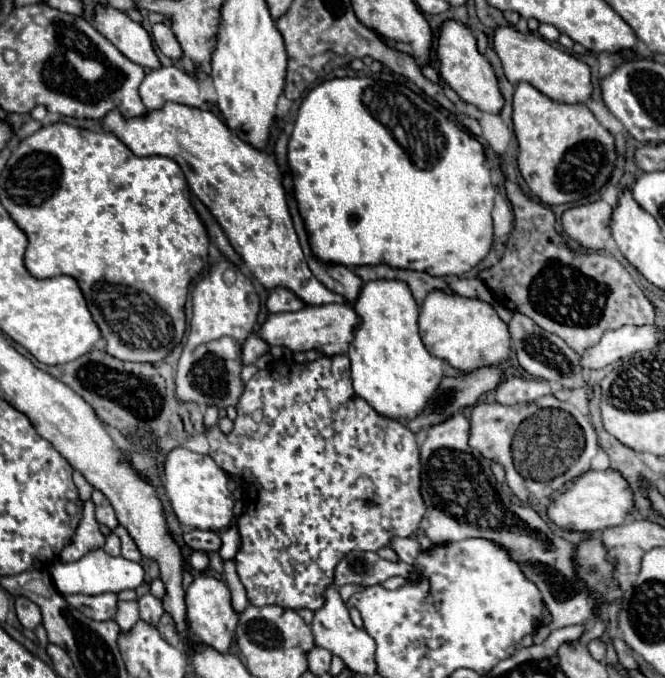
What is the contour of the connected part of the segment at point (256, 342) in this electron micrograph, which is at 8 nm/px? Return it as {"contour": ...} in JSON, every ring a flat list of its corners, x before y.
{"contour":[[259,327,253,329,253,333,247,337,247,341,245,341,245,345,243,345,243,365,255,363,261,355,269,353,269,349,271,349,269,343,263,341,263,339,257,335,257,329,259,329]]}

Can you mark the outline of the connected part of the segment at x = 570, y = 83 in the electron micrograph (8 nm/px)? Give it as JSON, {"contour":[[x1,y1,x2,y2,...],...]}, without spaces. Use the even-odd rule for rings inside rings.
{"contour":[[495,27,493,33,495,53,501,59,505,77,515,85,521,81,531,83,543,95,561,103,583,103,591,95,591,71,575,55,555,49,543,37,533,33,519,33,515,27]]}

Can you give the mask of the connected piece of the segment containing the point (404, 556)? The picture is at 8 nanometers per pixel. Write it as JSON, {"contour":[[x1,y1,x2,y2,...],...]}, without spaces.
{"contour":[[399,537,399,539,393,539,391,541,391,547,397,551,399,559,405,561,405,563,409,563,409,565,415,565,417,555,421,553,421,547,419,547,419,543,417,543,415,537,405,537,405,539]]}

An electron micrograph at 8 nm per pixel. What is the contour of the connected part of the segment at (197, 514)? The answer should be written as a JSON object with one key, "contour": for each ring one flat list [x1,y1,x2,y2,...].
{"contour":[[183,447,169,451,165,459,165,491,181,525,221,531,221,527,225,527,233,517,233,499,227,489,227,473,209,455,199,455]]}

